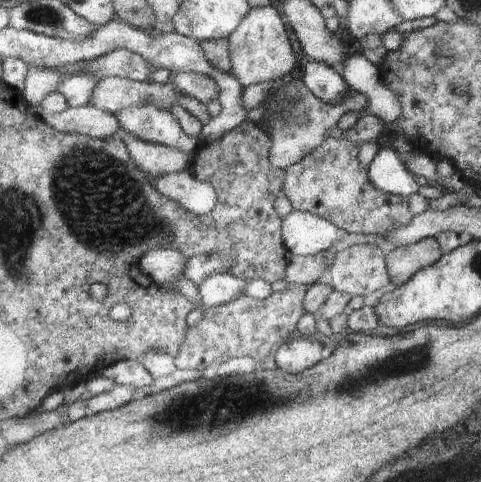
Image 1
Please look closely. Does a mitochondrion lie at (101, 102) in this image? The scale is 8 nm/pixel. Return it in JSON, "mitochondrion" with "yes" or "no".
{"mitochondrion":"no"}

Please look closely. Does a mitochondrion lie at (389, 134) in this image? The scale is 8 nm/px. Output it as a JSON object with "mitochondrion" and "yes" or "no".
{"mitochondrion":"no"}

